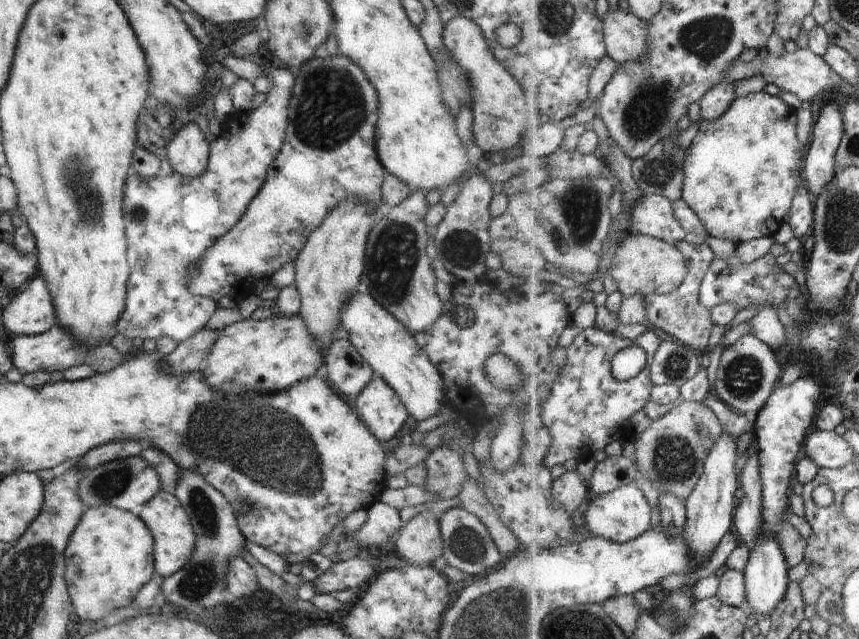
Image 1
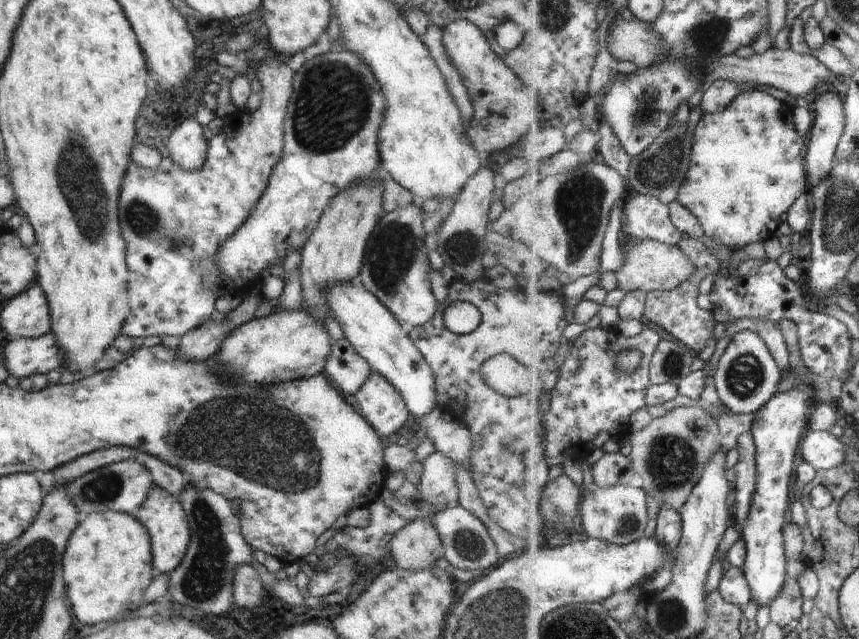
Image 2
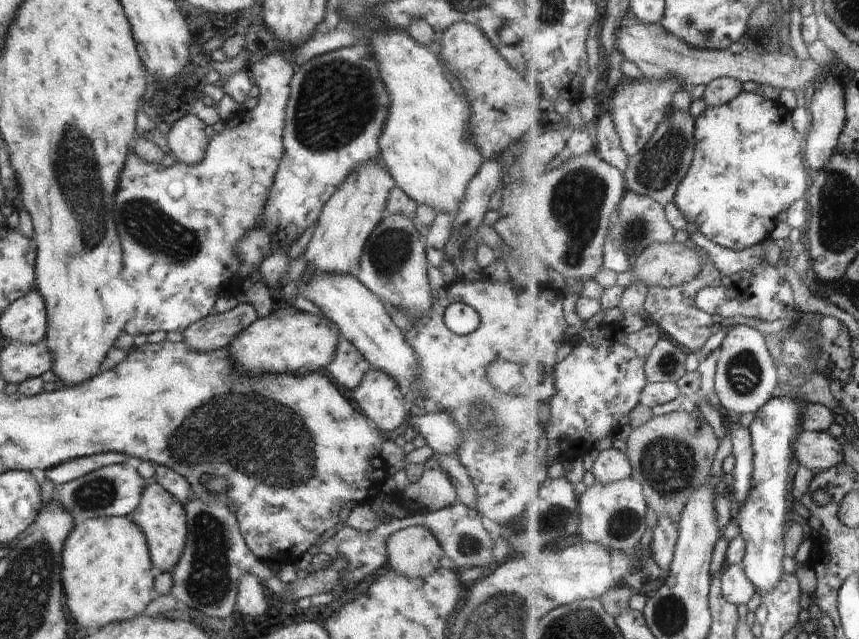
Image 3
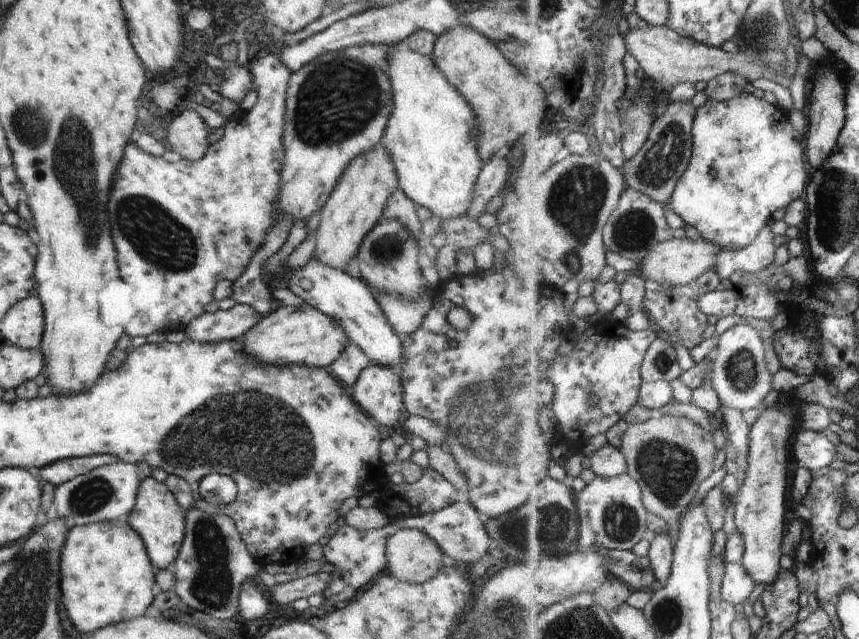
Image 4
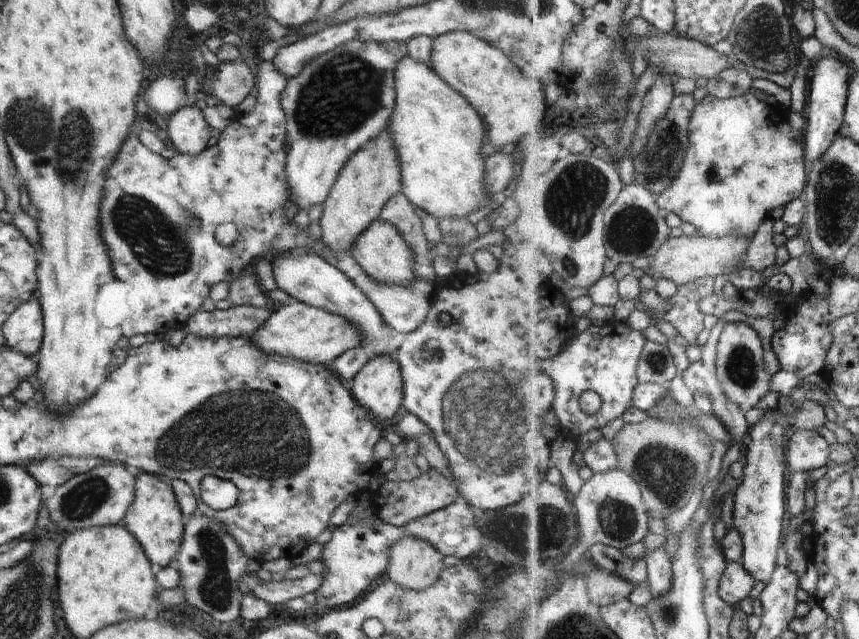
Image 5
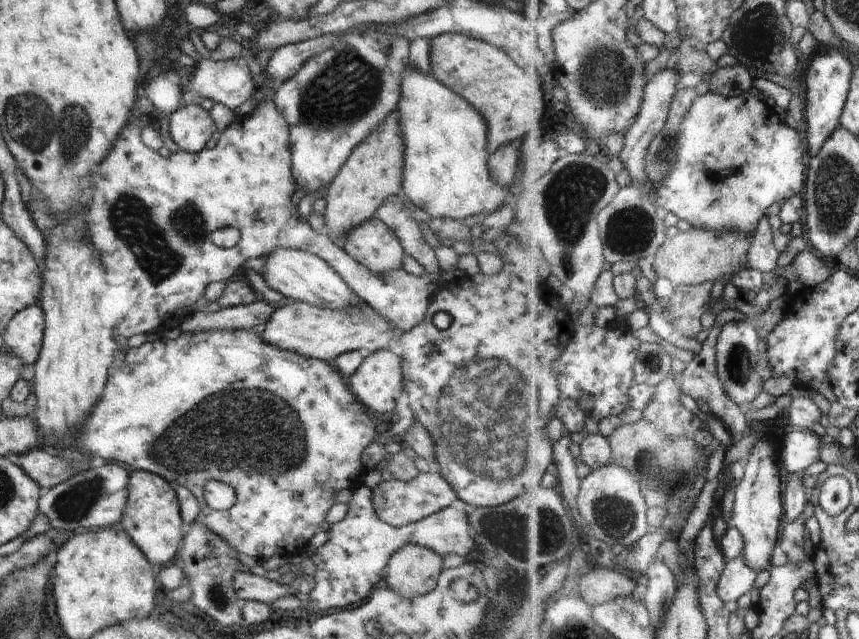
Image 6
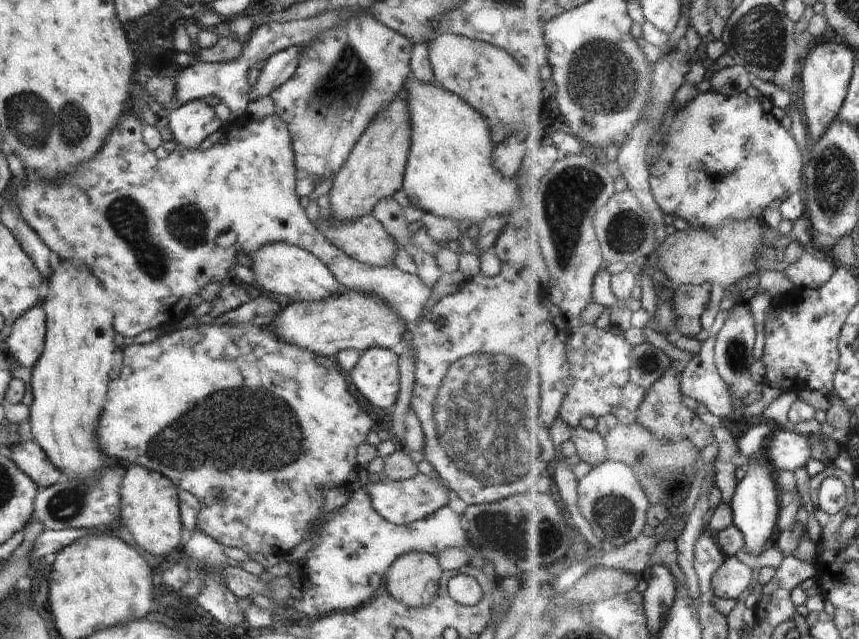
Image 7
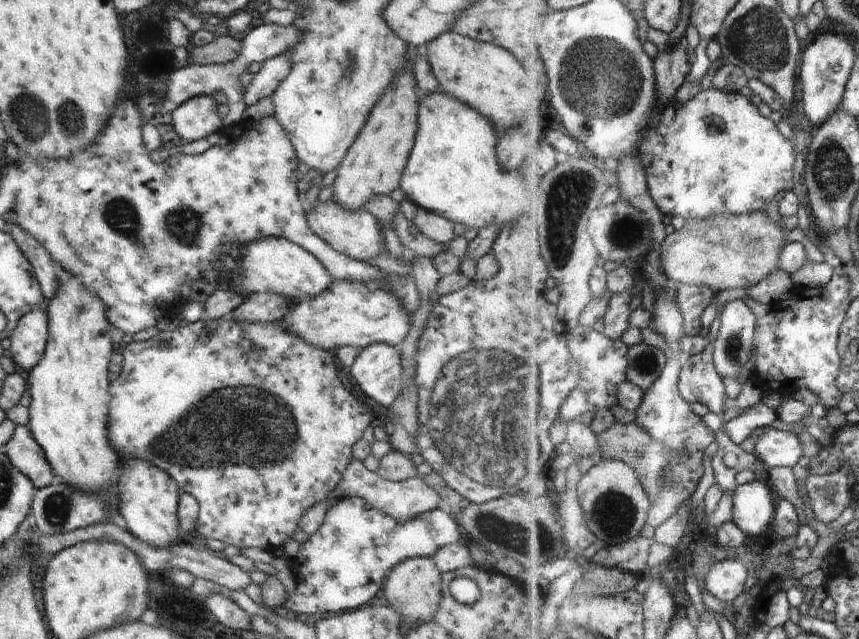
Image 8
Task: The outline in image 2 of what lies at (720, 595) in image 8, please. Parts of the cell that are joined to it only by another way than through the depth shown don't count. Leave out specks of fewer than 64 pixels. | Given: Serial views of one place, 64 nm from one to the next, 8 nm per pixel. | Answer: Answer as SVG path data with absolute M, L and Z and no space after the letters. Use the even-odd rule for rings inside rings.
M731 566L725 572L719 588L728 602L737 604L743 609L748 608L748 604L755 600L750 581L746 576L745 570L740 567Z

